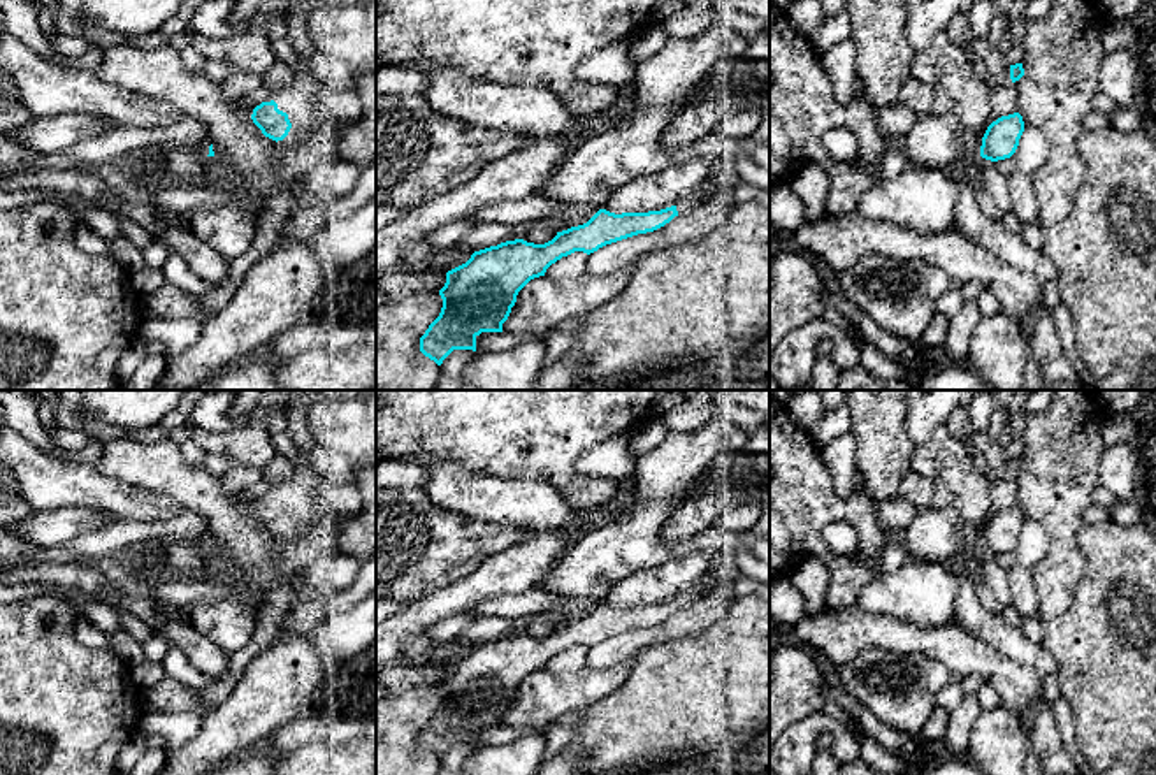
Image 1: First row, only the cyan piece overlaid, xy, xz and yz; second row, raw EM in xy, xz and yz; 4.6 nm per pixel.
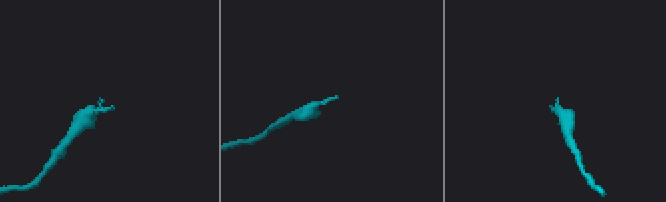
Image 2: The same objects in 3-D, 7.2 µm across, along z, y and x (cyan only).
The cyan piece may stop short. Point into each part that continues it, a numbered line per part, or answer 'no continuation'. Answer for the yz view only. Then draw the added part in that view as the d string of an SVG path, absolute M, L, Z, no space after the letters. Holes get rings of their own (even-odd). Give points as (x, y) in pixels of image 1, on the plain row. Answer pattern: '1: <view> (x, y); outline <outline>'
no continuation

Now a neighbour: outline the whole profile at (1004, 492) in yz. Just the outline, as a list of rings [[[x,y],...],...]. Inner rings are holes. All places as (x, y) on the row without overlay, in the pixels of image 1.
[[[1014,476],[996,478],[991,483],[989,496],[991,496],[991,510],[989,510],[987,520],[1001,510],[1017,506],[1019,497],[1017,497],[1017,483]]]

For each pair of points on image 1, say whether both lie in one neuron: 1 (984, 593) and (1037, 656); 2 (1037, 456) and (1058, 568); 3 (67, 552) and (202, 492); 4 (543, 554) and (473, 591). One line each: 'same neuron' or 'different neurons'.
1: different neurons
2: same neuron
3: different neurons
4: same neuron

